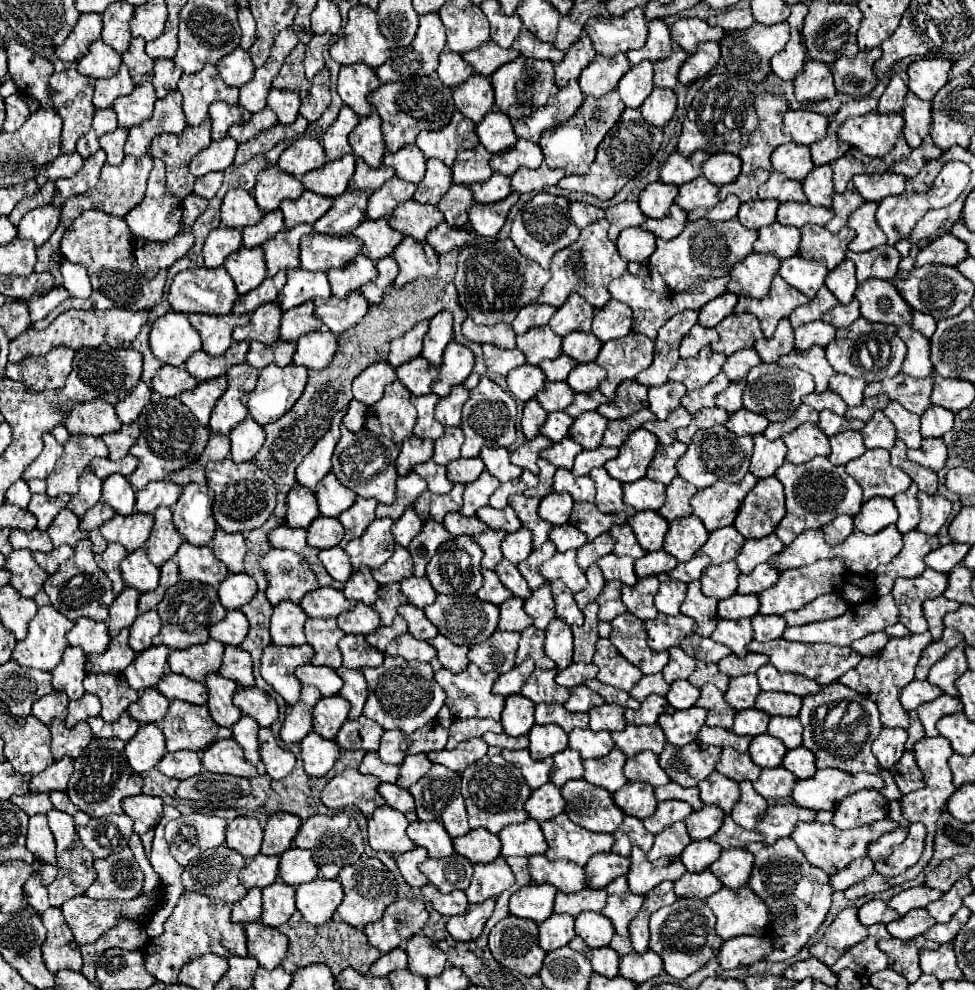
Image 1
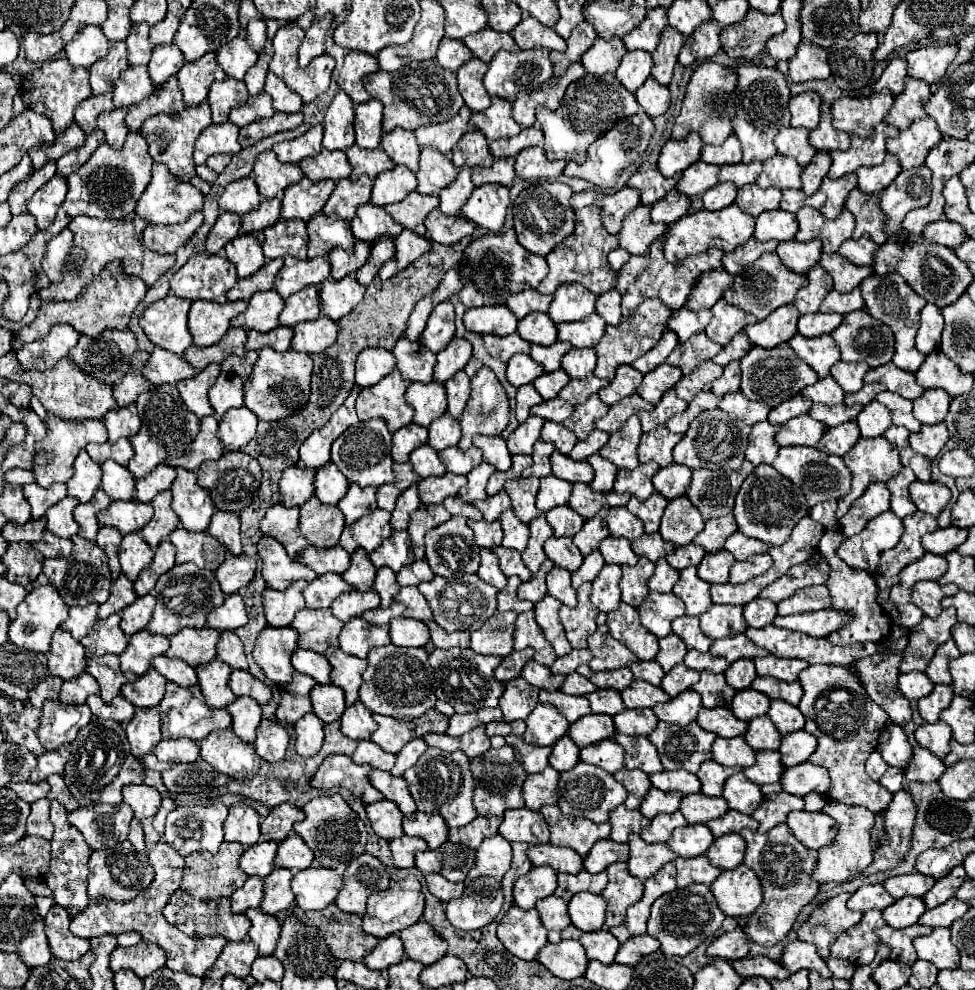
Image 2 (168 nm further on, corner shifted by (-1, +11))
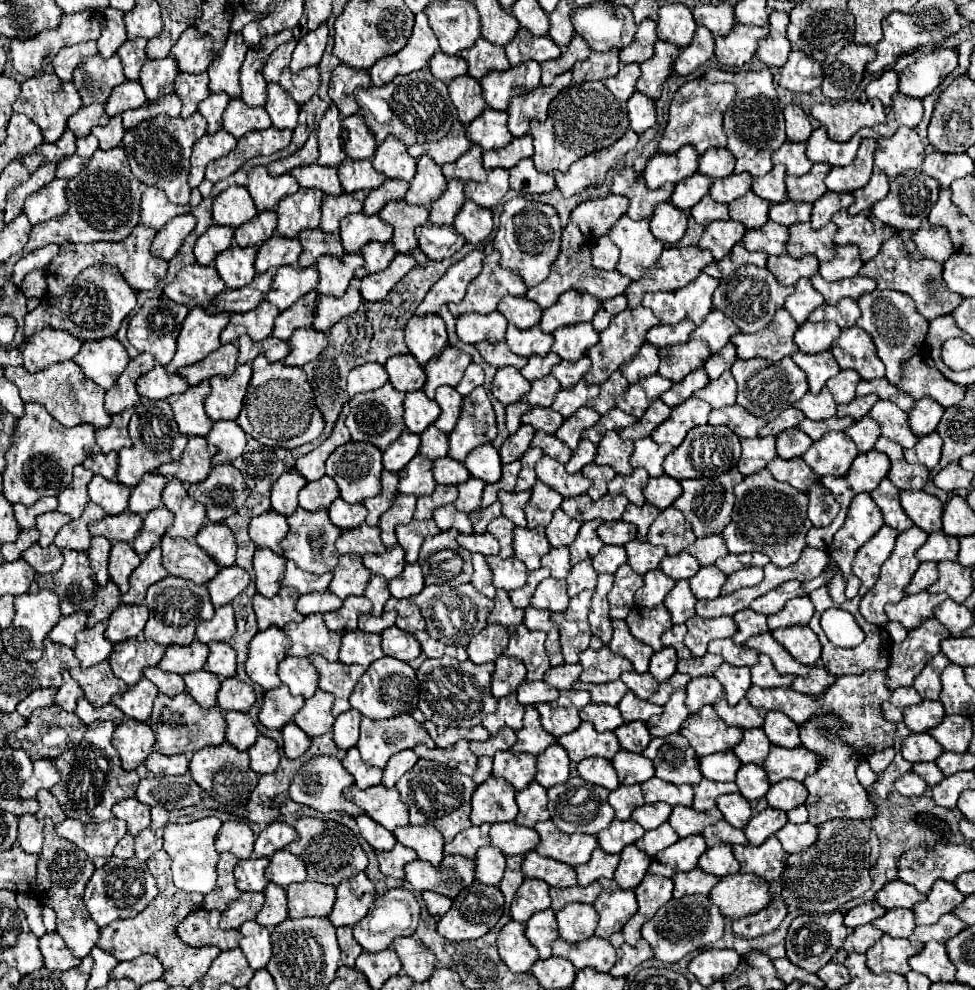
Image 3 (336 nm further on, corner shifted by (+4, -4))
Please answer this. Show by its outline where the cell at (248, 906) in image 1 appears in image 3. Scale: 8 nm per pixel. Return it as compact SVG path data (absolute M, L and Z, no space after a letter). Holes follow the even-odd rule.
M242 892L242 896L238 900L234 900L230 904L230 908L226 908L222 912L222 920L220 926L224 930L232 930L232 928L240 928L240 924L244 924L246 920L254 920L258 910L264 904L264 894L262 892Z

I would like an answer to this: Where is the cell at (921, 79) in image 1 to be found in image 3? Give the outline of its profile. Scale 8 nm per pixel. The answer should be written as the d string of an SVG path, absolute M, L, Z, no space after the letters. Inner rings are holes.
M940 48L930 54L924 54L900 74L898 90L906 96L922 100L944 82L944 78L956 68L956 64L958 64L956 50Z

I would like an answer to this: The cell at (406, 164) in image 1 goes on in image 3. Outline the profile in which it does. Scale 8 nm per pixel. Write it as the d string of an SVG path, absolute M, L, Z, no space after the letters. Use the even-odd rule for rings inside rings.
M388 136L372 158L376 170L384 172L388 178L400 178L410 182L416 172L416 160L406 152L406 146L398 142L394 136Z

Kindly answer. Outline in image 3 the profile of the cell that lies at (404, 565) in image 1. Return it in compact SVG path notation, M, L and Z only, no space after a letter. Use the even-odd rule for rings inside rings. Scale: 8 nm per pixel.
M400 546L388 548L384 554L374 556L374 554L366 554L364 556L364 566L372 572L372 574L380 574L386 580L396 578L398 574L402 574L406 560L404 560L404 550Z

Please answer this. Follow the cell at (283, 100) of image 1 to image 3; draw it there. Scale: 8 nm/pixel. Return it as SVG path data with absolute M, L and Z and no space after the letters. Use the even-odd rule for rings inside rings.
M270 82L268 84L268 100L266 100L266 106L264 106L272 118L272 126L274 128L288 128L288 130L294 130L296 124L298 124L298 104L286 96L286 92Z

